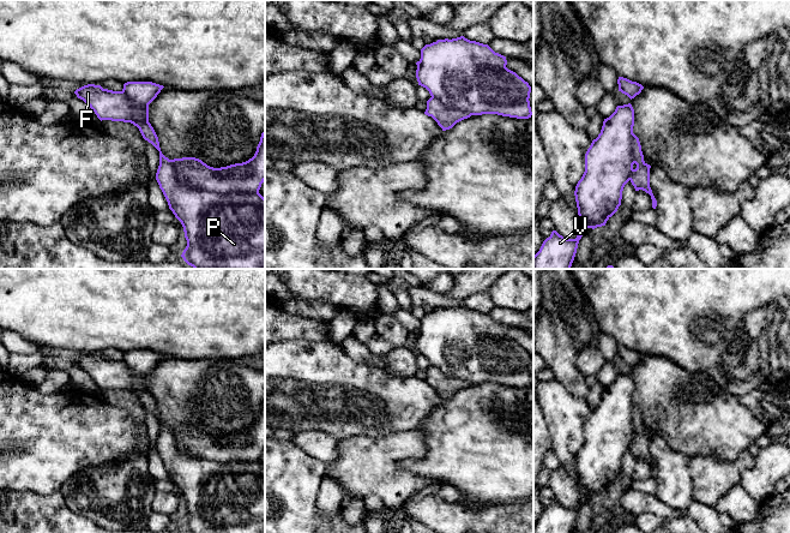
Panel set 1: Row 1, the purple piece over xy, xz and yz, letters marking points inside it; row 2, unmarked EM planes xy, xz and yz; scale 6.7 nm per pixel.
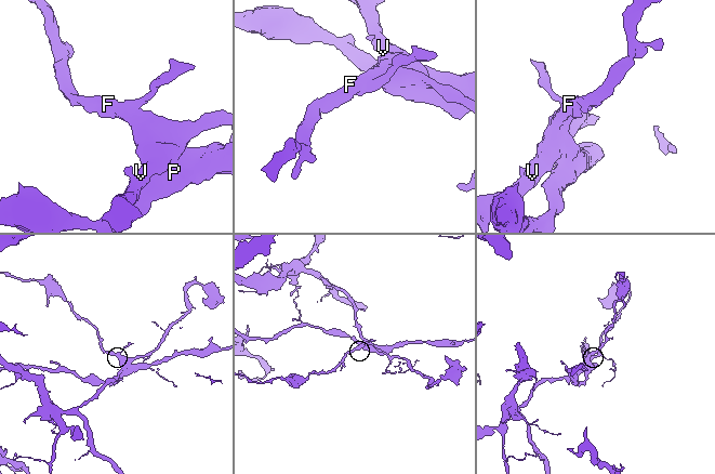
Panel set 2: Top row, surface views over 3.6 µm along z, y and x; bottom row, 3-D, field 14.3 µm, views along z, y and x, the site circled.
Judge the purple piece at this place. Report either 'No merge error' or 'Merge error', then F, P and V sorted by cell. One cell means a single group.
Merge error. Groups: F V / P

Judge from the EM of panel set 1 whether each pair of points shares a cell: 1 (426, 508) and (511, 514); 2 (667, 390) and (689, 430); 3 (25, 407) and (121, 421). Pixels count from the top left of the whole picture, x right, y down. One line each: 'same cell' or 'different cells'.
1: same cell
2: same cell
3: same cell

